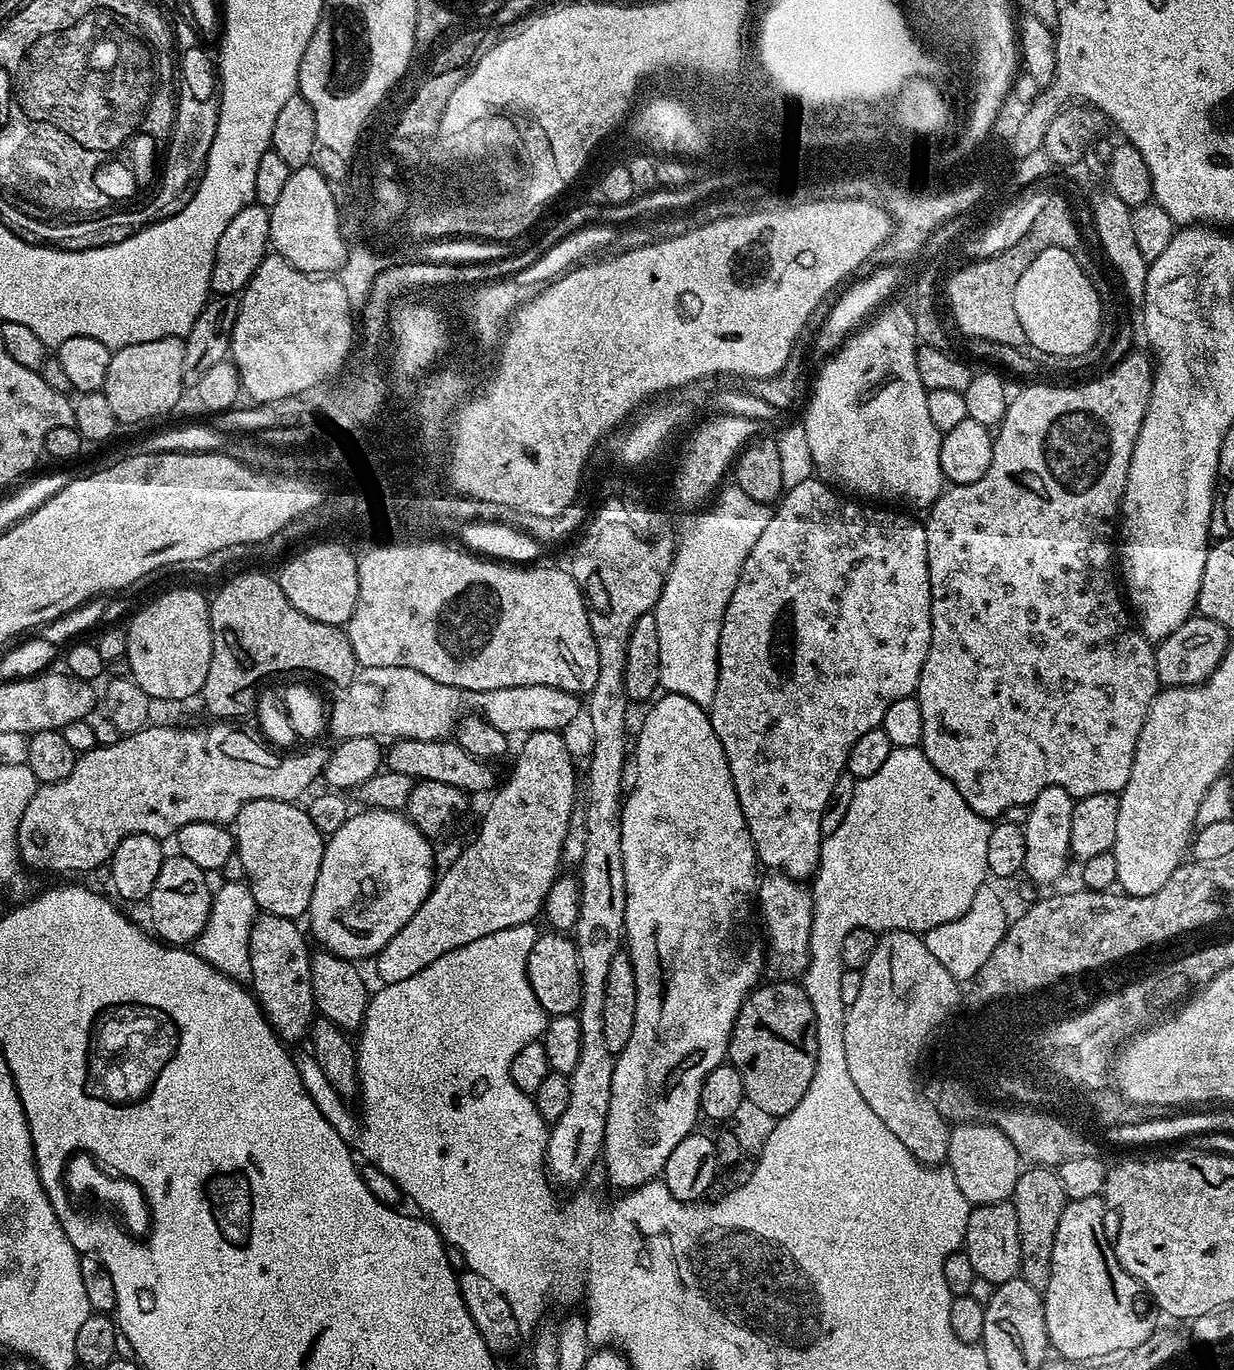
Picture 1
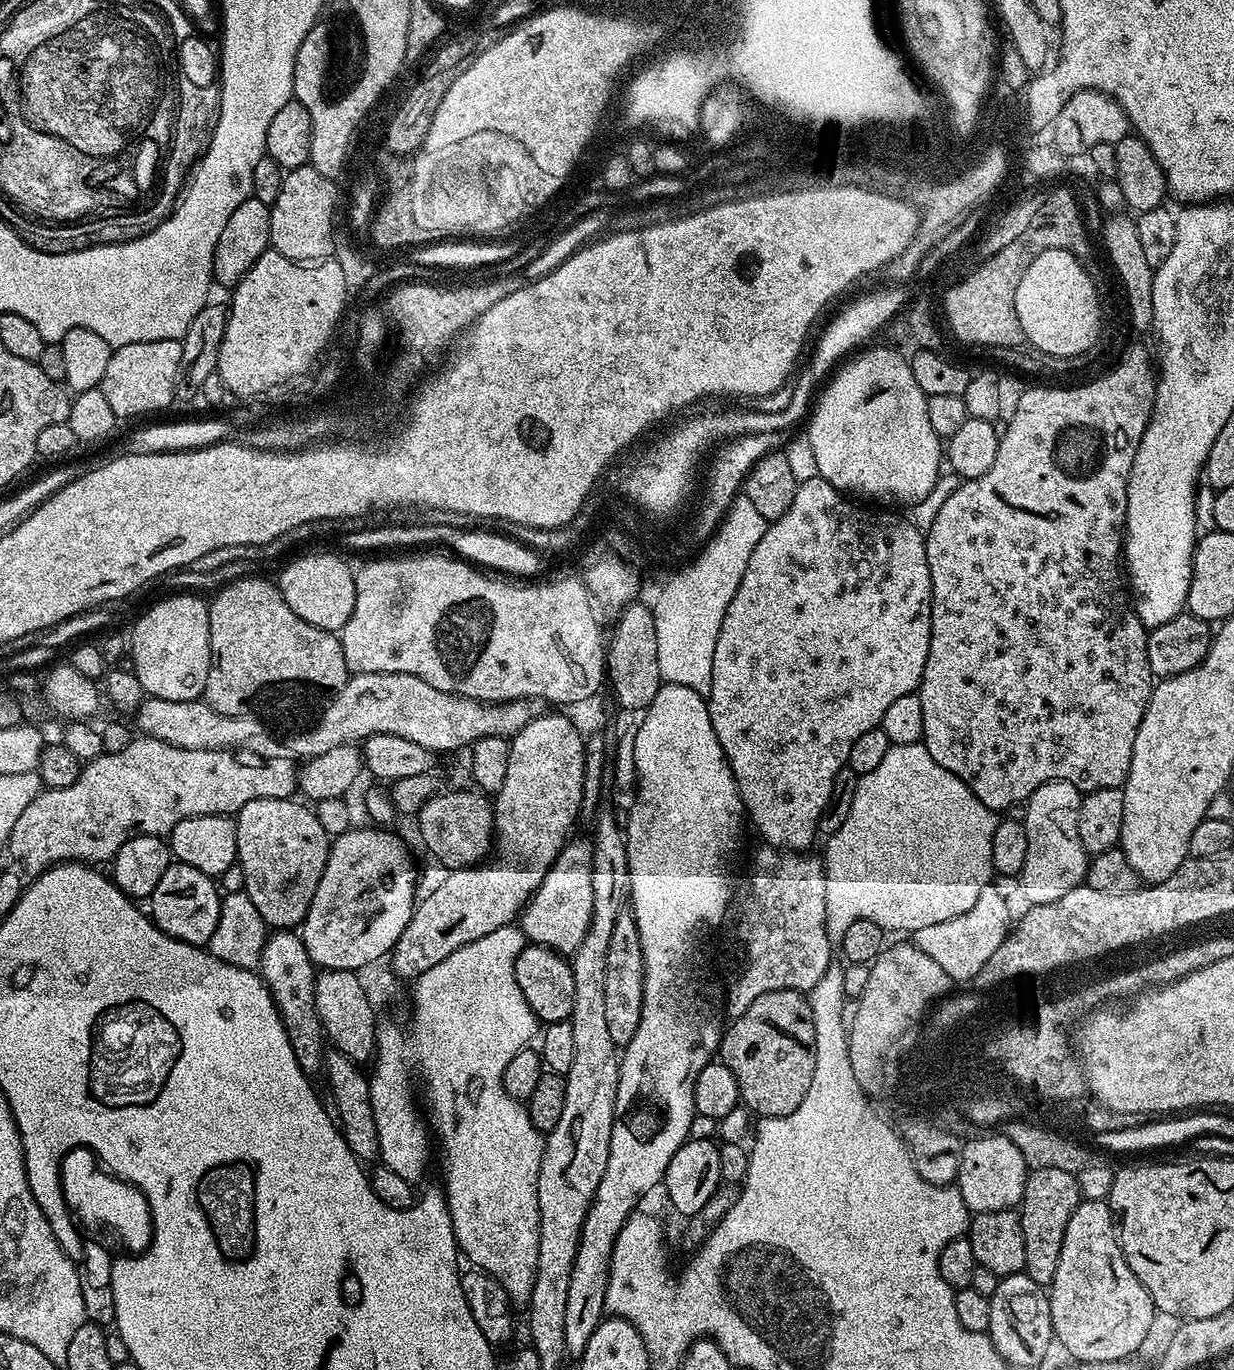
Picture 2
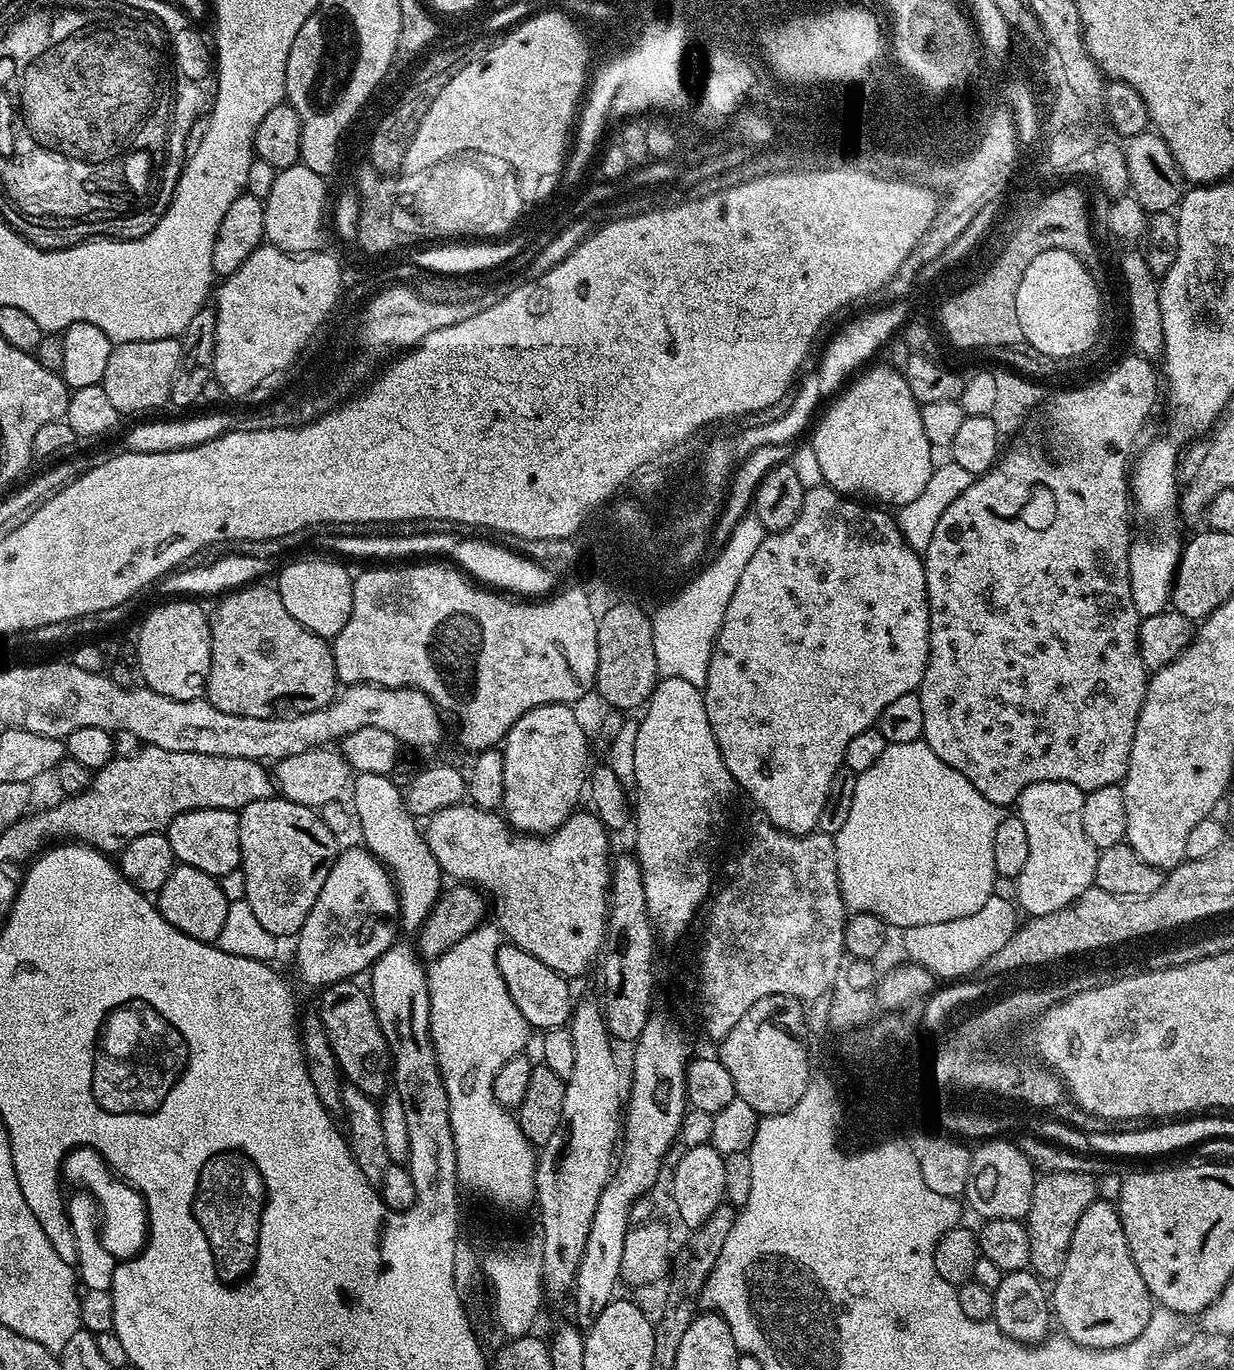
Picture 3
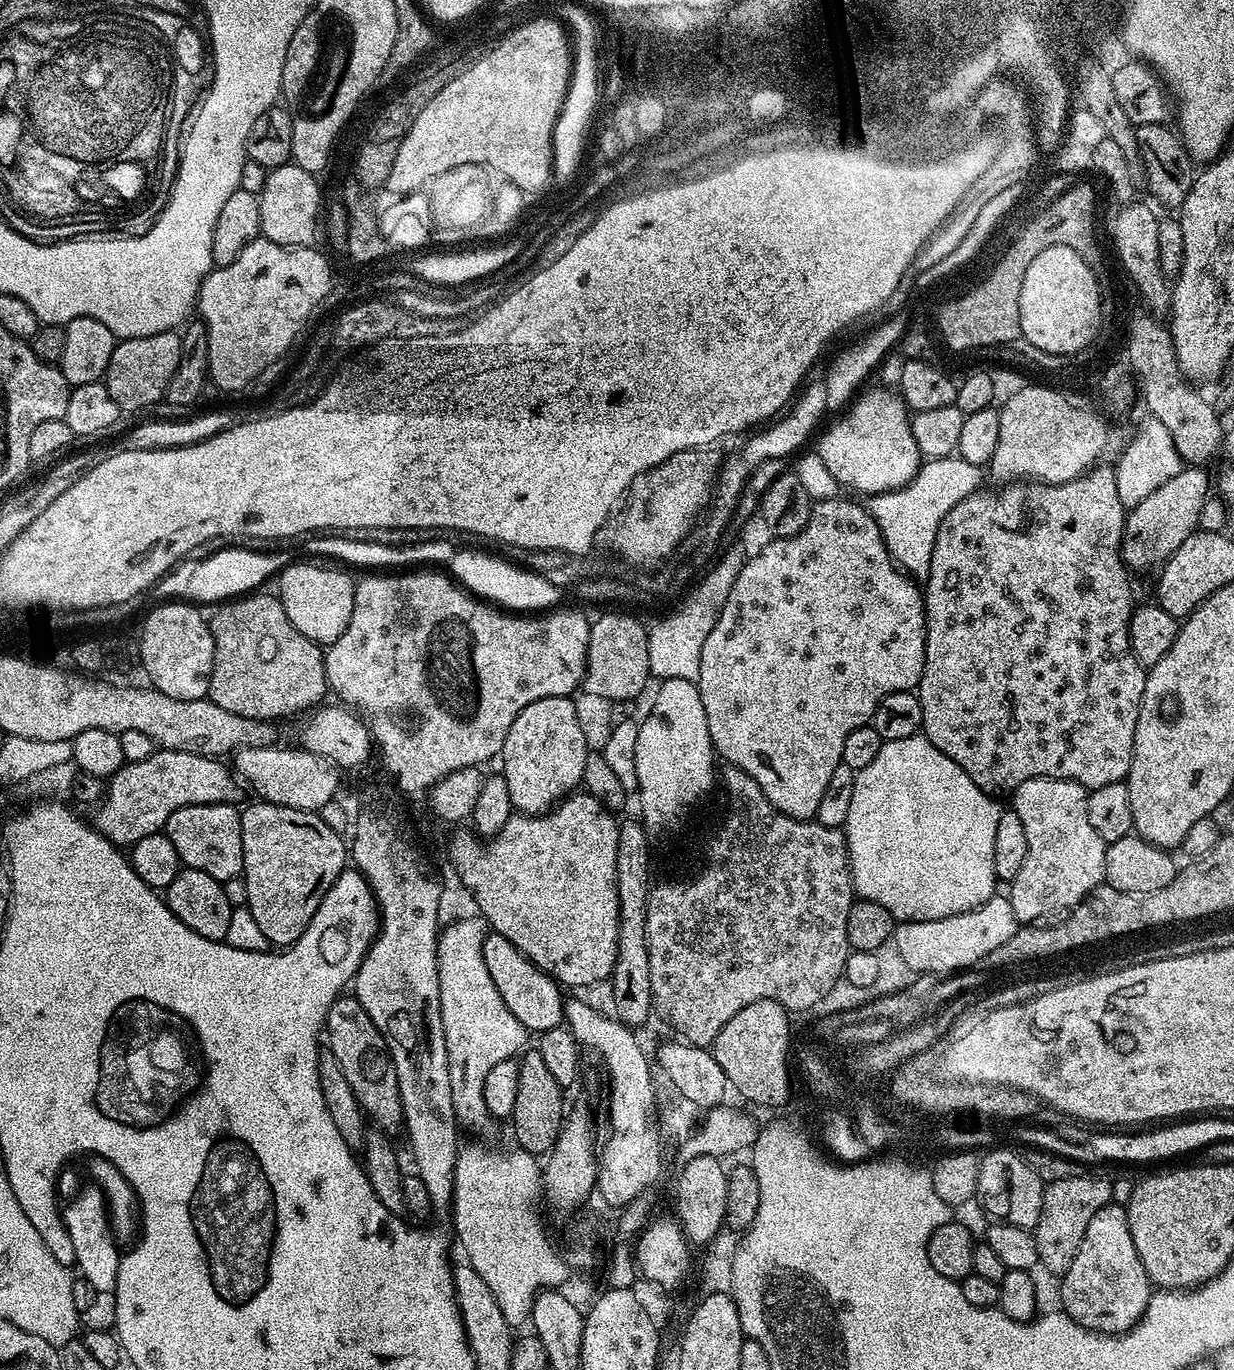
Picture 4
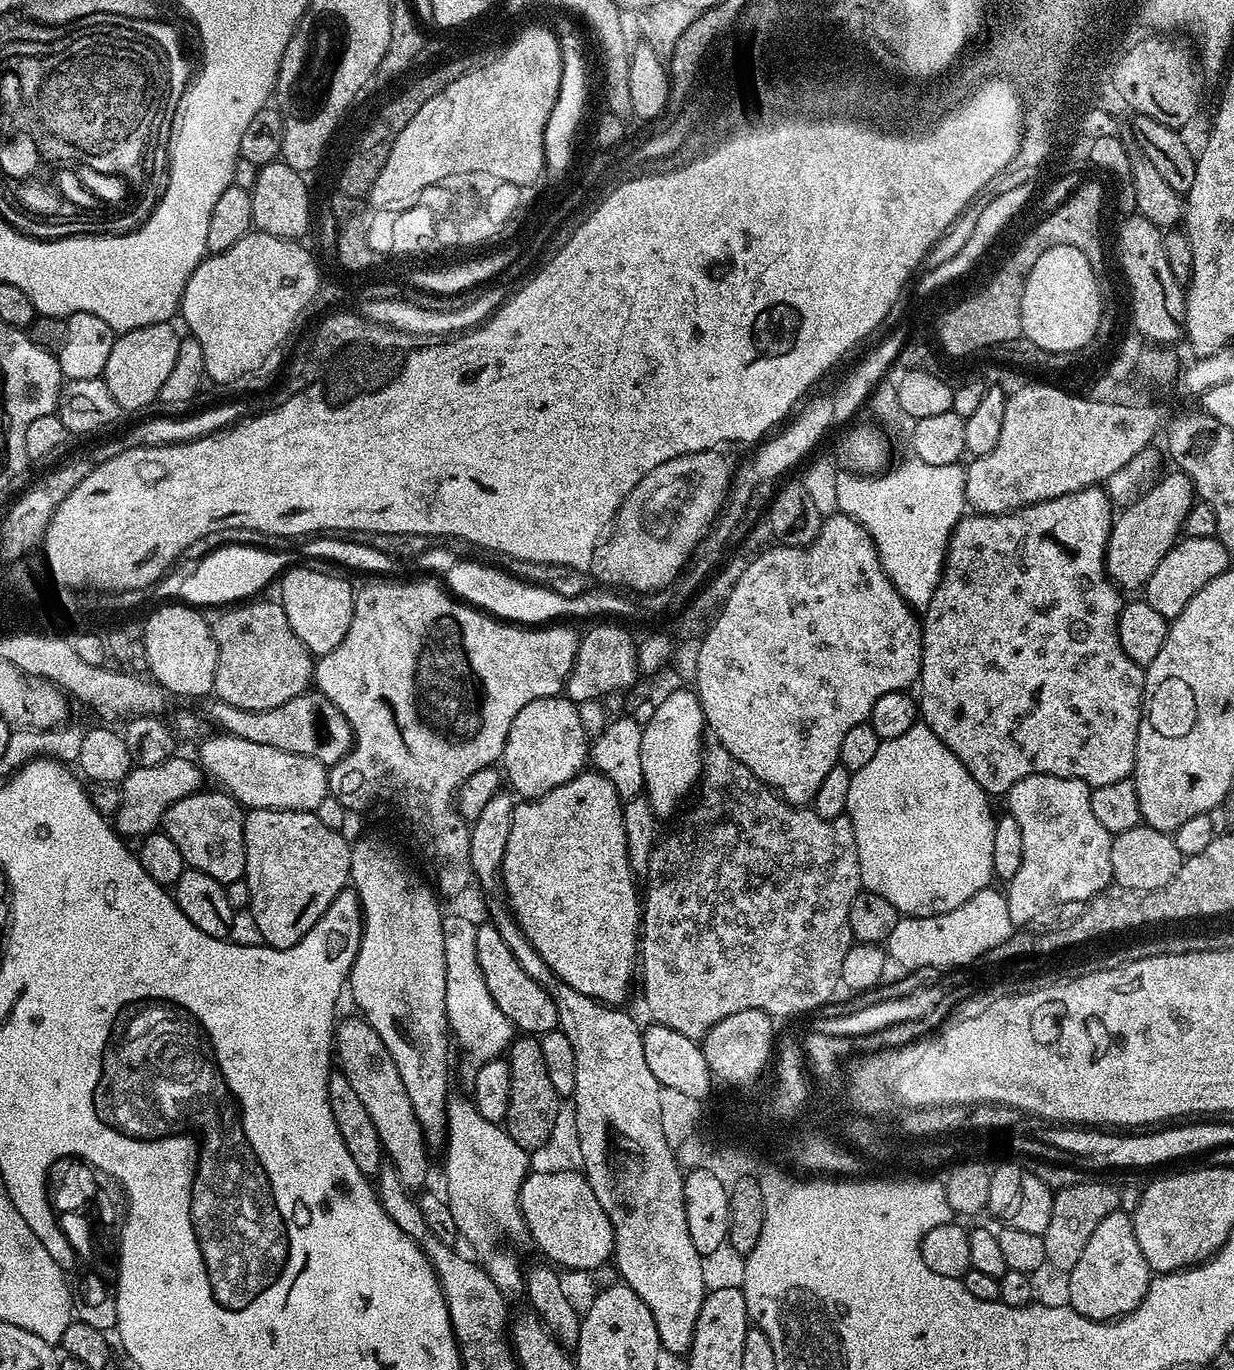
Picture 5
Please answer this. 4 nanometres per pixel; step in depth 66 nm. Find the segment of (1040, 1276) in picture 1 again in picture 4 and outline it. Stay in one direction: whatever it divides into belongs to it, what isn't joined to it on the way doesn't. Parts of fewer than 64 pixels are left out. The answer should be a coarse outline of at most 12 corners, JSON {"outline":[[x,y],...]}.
{"outline":[[1073,1174],[1044,1189],[1039,1267],[1068,1272],[1111,1179]]}

